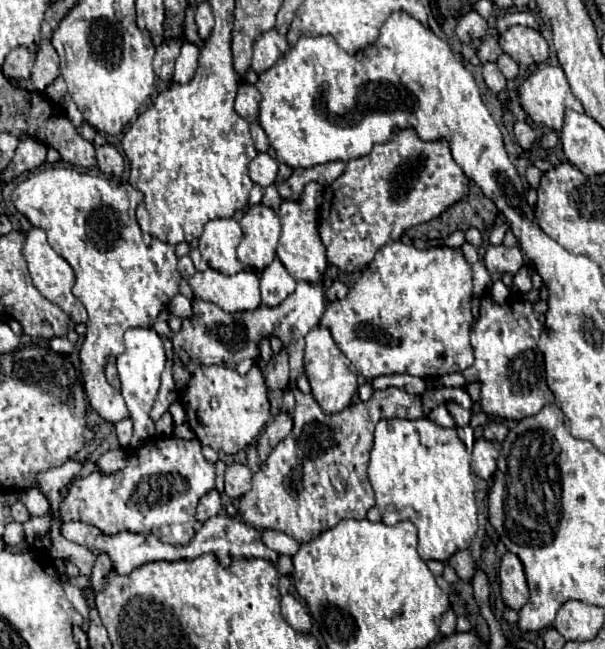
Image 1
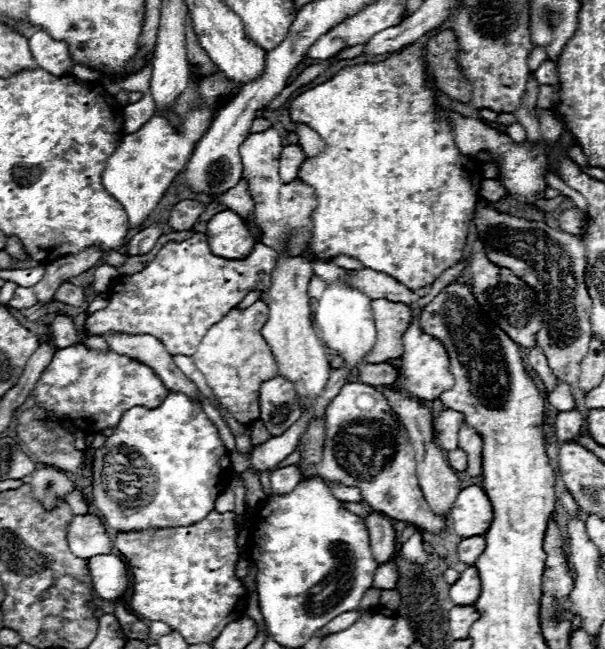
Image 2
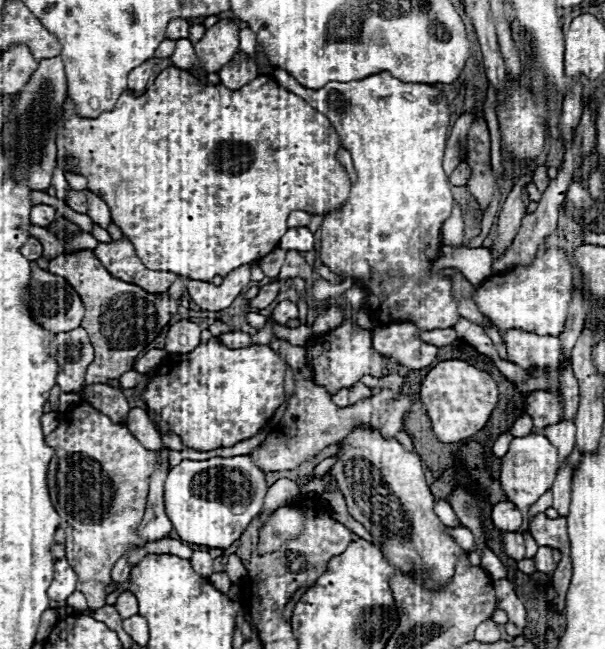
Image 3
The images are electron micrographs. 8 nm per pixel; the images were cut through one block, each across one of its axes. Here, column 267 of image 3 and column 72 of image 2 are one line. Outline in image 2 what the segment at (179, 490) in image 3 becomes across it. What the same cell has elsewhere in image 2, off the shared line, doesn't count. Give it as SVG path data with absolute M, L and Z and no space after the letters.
M40 468L32 474L32 494L46 508L52 510L58 502L64 502L66 496L76 488L72 480L58 468Z

